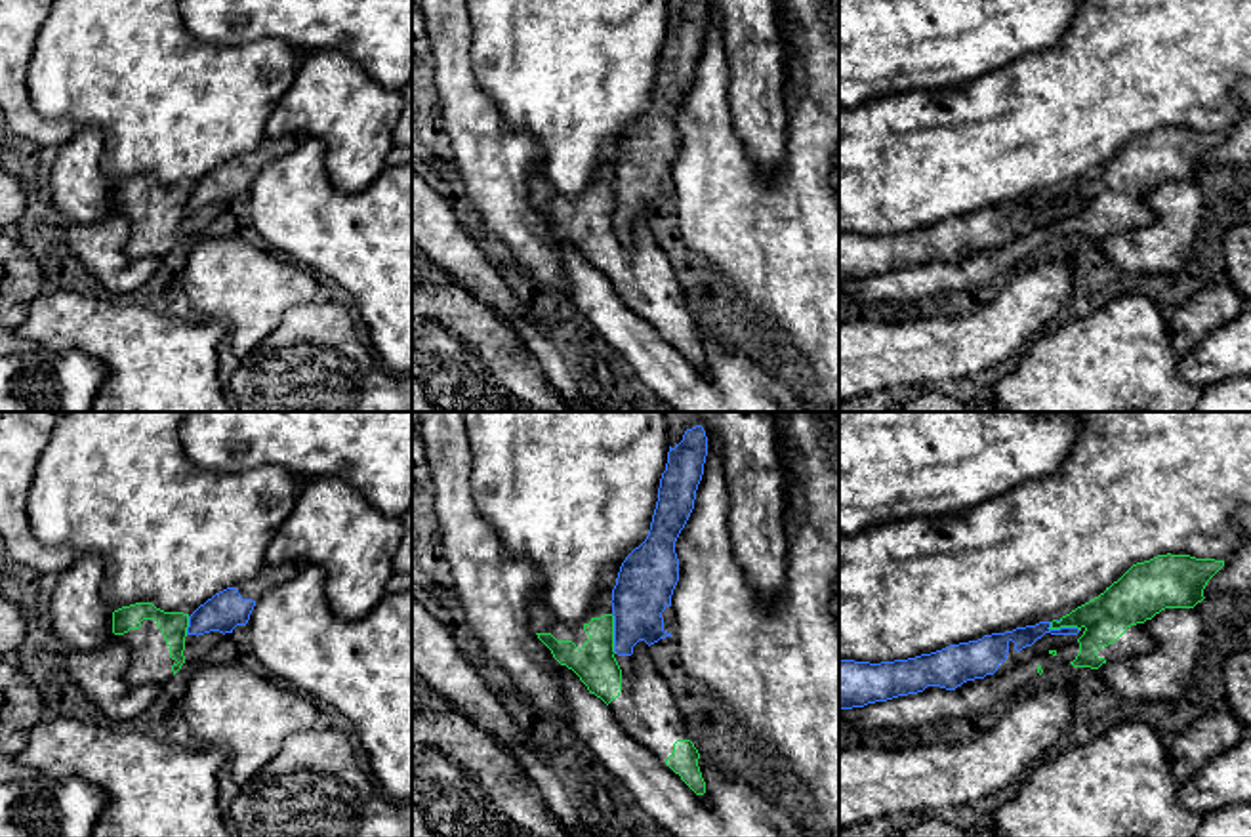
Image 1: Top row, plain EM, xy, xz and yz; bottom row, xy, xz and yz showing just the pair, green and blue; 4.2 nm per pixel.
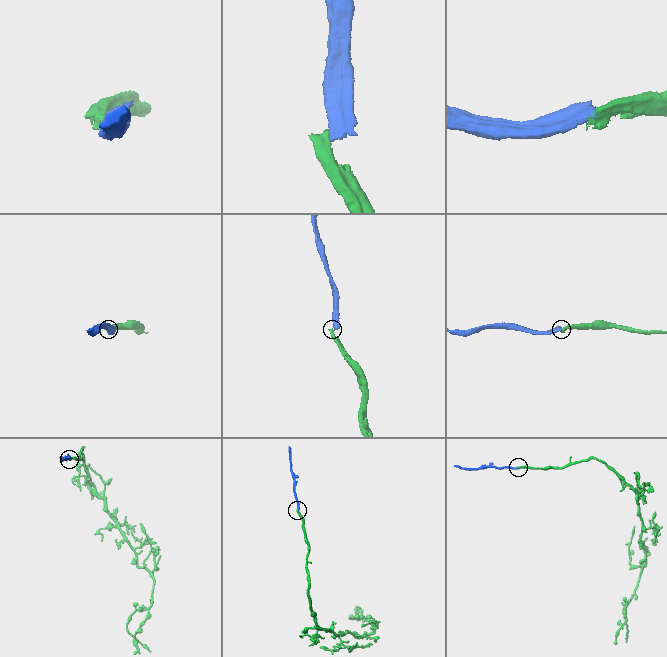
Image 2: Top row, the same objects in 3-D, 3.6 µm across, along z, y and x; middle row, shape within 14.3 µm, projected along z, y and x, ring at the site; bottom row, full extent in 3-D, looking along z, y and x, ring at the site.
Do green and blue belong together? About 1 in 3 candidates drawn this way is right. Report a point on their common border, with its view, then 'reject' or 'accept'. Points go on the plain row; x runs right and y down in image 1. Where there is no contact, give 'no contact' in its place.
xz (613, 206) | reject

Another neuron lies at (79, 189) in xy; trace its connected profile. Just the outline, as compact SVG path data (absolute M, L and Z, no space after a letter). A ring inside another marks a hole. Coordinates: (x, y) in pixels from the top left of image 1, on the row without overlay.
M78 128L69 143L48 154L42 183L55 210L71 223L93 223L113 214L113 183L101 170L103 132Z

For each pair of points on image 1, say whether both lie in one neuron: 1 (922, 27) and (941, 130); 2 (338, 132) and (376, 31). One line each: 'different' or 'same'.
1: different
2: different

